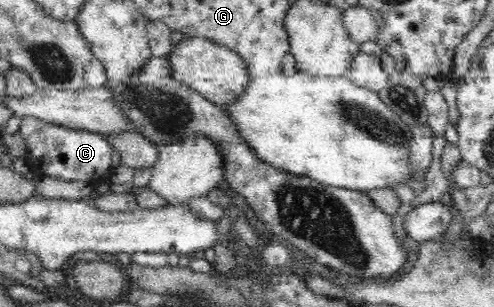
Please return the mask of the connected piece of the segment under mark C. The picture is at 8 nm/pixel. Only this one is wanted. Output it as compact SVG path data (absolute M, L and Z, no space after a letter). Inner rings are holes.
M22 117L20 132L25 140L28 151L26 155L27 163L39 168L43 176L97 184L109 179L114 171L113 163L111 163L113 146L111 146L111 142L102 134L67 128L60 124L49 123L43 119L38 119L37 117Z

